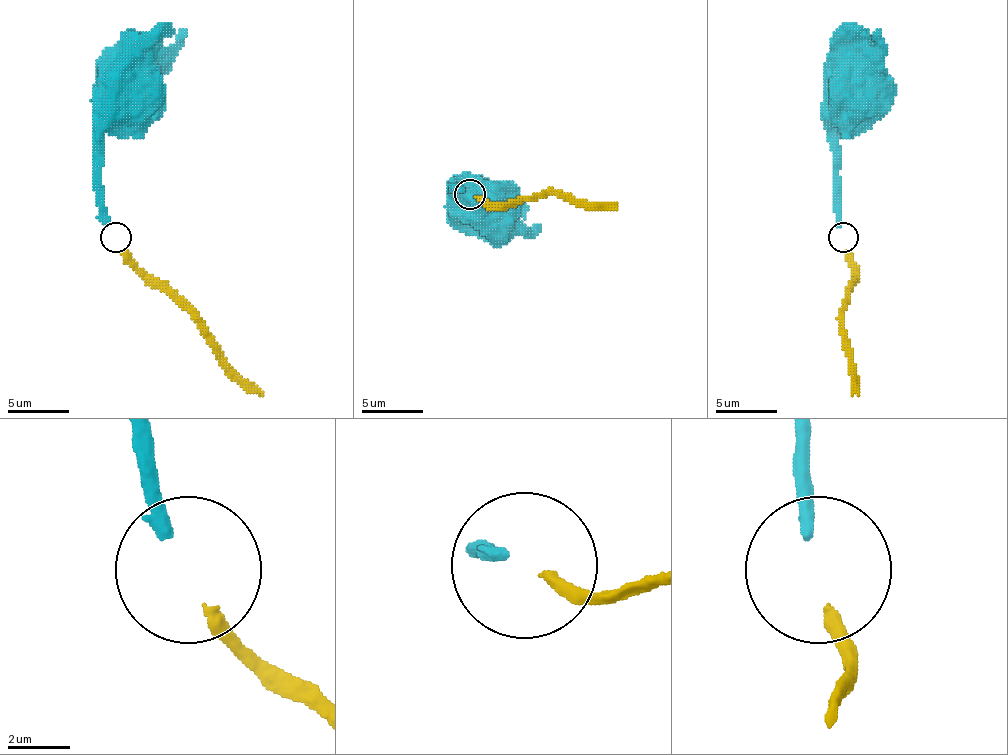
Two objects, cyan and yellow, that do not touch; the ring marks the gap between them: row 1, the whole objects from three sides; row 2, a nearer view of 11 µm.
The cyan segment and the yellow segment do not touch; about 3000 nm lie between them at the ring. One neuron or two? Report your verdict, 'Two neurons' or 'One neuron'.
One neuron

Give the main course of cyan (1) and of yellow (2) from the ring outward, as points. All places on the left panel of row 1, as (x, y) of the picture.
1: (106, 226), (100, 134), (121, 112), (121, 91)
2: (121, 251), (146, 278), (164, 288), (189, 312), (210, 346), (263, 395)

